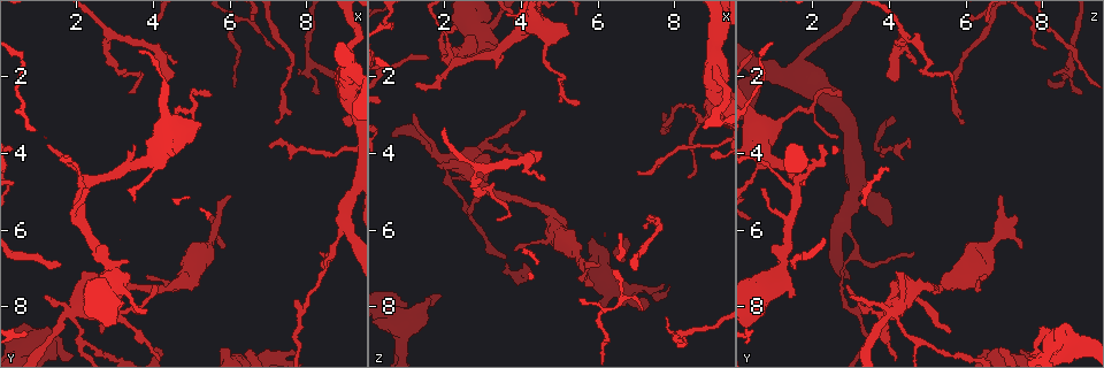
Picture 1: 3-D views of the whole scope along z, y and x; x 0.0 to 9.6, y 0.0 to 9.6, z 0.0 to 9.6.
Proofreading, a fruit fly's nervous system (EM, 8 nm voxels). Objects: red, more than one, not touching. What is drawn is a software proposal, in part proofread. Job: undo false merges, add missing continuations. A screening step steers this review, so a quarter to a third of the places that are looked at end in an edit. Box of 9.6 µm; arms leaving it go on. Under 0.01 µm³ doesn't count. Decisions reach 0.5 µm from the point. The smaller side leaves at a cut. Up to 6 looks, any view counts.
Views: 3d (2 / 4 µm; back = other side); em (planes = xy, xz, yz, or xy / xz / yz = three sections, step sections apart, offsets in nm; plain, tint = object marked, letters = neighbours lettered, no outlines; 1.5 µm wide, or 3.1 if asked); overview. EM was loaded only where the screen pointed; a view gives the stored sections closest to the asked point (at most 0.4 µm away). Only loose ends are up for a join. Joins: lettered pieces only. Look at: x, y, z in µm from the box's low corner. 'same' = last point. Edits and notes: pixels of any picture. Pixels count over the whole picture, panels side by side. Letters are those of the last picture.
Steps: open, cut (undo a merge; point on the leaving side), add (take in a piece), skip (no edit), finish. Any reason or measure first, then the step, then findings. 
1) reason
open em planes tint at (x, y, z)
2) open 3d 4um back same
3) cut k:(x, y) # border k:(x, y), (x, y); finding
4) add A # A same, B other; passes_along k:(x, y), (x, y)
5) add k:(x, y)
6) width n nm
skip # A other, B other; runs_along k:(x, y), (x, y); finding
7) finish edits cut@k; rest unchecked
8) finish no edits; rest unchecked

a narrow waist
open em planes plain at (7.65, 1.75, 5.90)

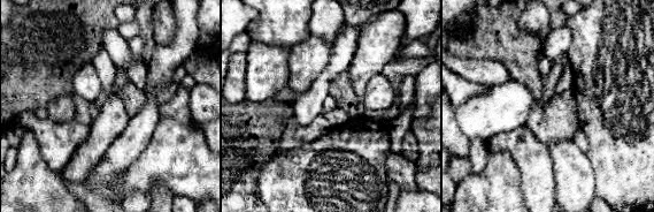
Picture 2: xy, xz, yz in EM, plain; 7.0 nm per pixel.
what lies round it
open em planes letters same

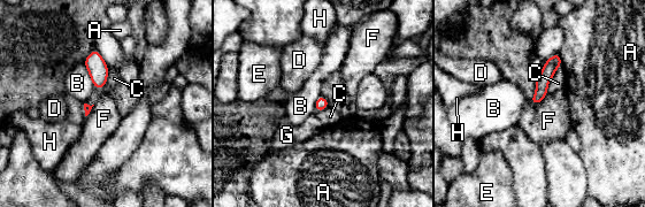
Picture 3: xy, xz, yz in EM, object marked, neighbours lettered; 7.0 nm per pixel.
skip # A other, B other, C other, D other, E other, F other, G other, H other; runs_along 3:(557, 56), (534, 100); all the same neuron

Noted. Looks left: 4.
an open end
open em yz step 4 letters at (4.60, 1.95, 3.90)

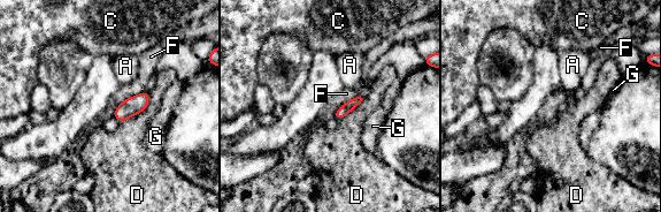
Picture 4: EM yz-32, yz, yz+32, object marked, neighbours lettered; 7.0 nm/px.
cut it another way
open em planes letters same

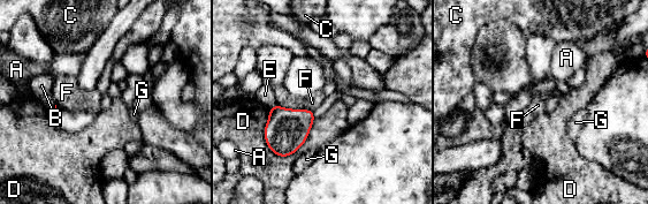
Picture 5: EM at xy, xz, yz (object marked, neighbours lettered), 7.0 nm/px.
skip # A other, B other, C other, D other, E other, F other, G other; border 5:(276, 104), (313, 111); no lettered piece goes on from it

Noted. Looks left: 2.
tapers out
open em xy step 8 plain at (5.90, 6.40, 7.40)

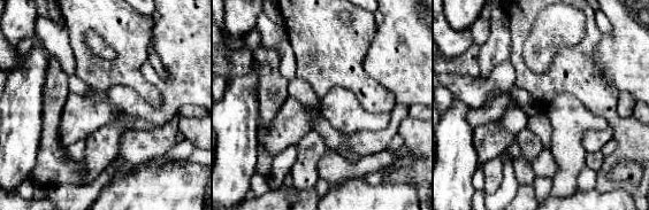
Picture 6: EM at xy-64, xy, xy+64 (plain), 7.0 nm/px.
open em xy step 8 letters same

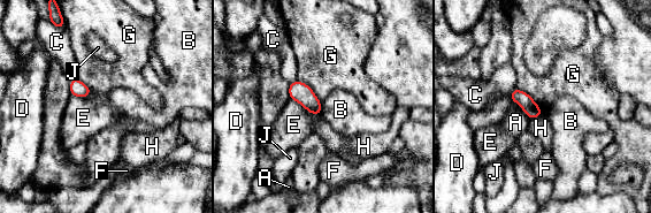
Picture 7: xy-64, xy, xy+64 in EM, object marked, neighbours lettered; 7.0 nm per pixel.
skip # A other, B other, C other, D other, E other, F other, G other, H other, J other; border 7:(320, 101), (321, 114); none of them fits

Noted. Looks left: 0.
finish no edits; rest unchecked

